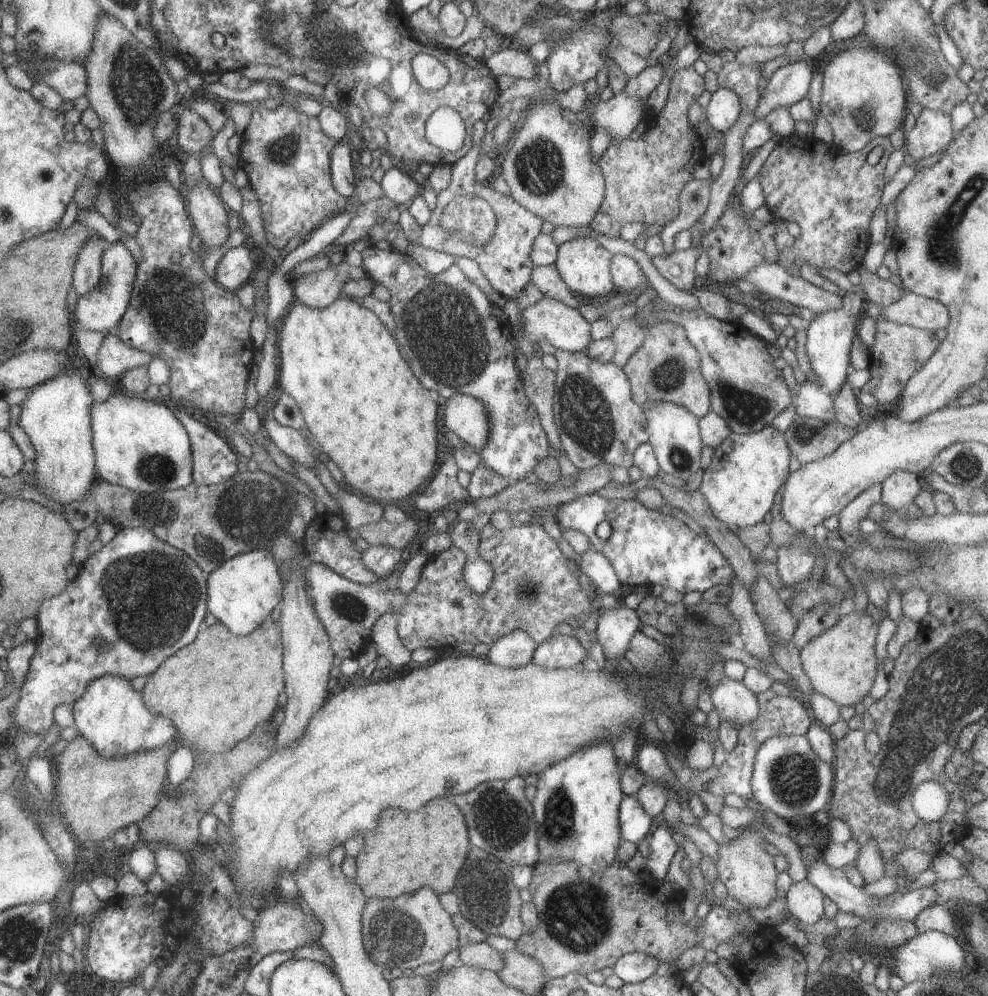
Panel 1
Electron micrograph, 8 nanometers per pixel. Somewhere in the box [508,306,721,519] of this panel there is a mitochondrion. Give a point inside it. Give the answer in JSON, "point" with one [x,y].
{"point":[586,419]}

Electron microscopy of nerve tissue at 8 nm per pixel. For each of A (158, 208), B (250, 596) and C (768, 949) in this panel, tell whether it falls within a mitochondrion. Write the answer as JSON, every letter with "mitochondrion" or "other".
{"A":"other","B":"other","C":"other"}

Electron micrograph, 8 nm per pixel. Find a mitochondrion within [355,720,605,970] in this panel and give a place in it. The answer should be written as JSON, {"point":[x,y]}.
{"point":[393,934]}

